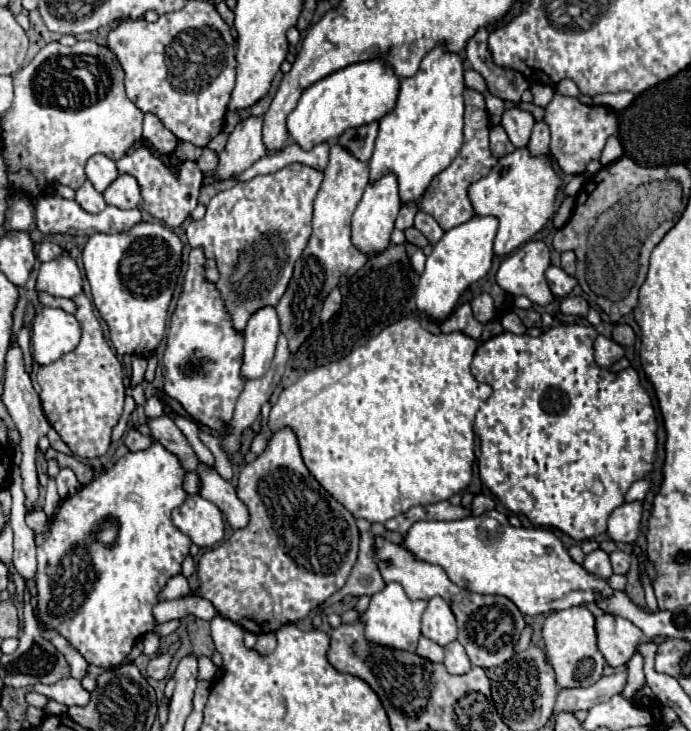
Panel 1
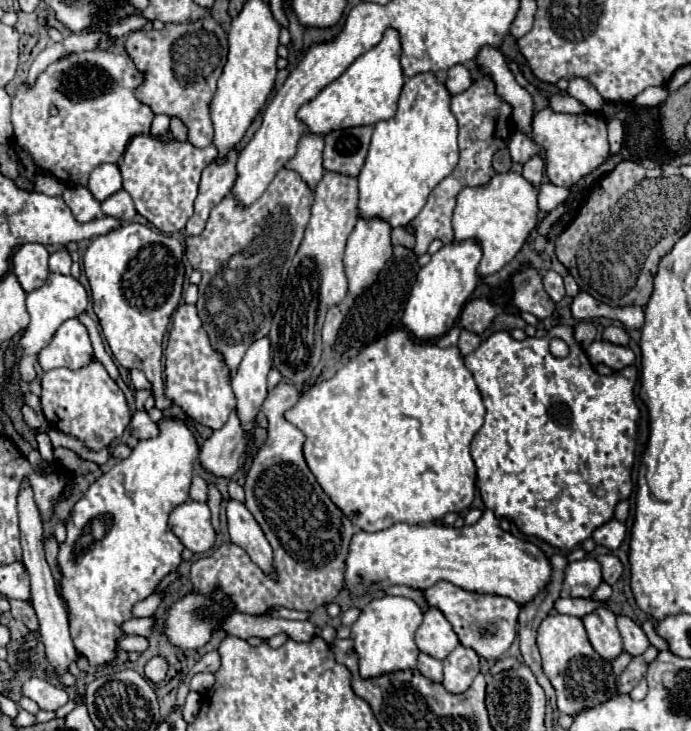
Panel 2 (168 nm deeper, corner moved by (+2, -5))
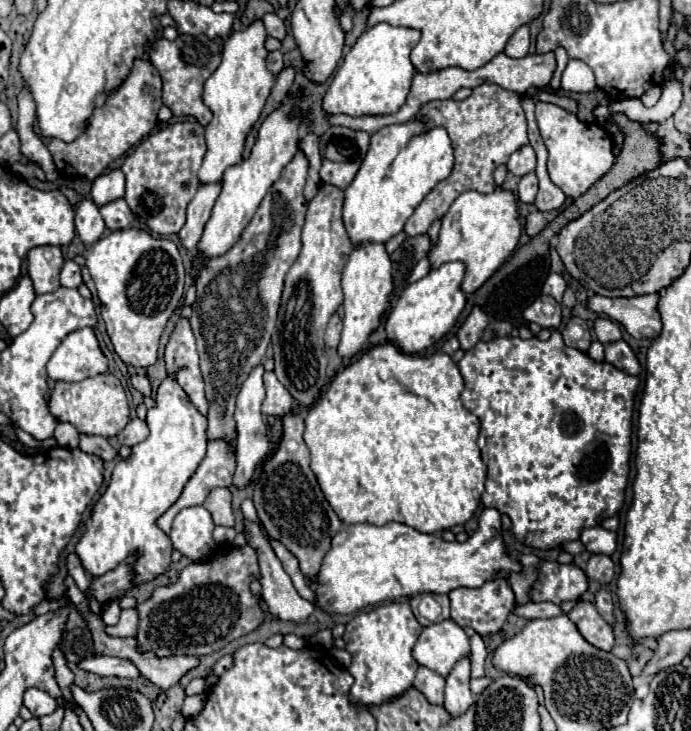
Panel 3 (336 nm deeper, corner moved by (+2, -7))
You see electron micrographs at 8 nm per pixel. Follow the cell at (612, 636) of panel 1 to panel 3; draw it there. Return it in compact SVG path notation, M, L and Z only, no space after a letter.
M579 598L573 606L573 610L567 614L571 618L571 622L577 626L577 630L581 632L581 636L593 644L595 648L601 650L611 650L613 648L613 630L611 626L599 616L599 612L595 610L595 606L583 598Z

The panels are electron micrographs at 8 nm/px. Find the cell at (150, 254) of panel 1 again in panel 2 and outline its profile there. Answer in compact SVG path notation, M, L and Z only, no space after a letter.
M125 224L125 226L109 232L107 236L93 238L91 244L87 246L85 256L83 256L83 264L85 264L85 274L87 274L89 286L91 286L93 310L99 318L105 340L111 348L115 360L123 368L143 370L147 380L151 382L155 408L159 408L161 412L169 410L173 406L173 402L163 392L163 382L161 382L163 348L161 348L161 342L163 342L163 334L167 330L167 324L171 320L171 314L177 308L177 304L181 302L183 274L185 274L183 272L183 246L179 244L179 240L175 240L167 234L161 234L161 232L153 232L151 228L147 228L143 224Z

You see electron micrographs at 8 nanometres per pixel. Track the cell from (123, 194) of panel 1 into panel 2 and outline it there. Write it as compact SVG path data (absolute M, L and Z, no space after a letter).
M119 190L115 192L113 196L109 196L107 200L101 202L101 208L107 216L113 216L113 218L119 218L123 222L129 222L133 220L133 216L137 214L135 210L135 204L133 204L133 198L127 190Z

